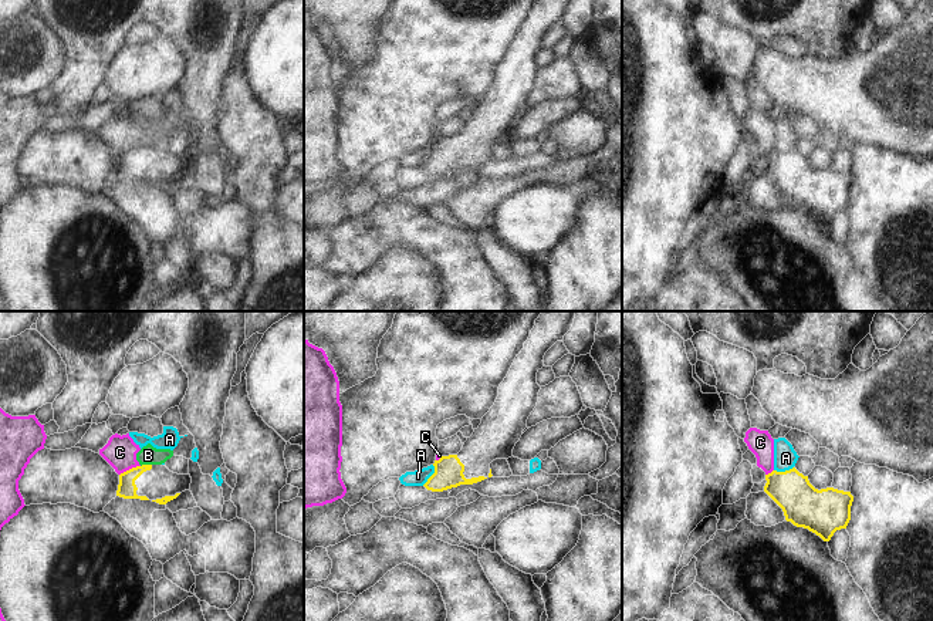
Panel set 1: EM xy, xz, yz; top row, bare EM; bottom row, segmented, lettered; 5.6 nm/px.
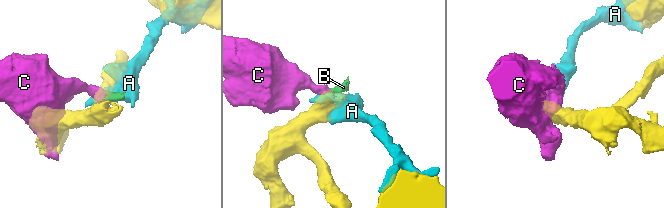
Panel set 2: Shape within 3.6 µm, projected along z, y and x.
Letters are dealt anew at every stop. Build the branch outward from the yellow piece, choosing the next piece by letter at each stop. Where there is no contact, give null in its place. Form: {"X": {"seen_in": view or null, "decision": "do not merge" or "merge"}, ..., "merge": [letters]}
{"A": {"seen_in": "xz", "decision": "do not merge"}, "B": {"seen_in": "xy", "decision": "do not merge"}, "C": {"seen_in": "xy", "decision": "do not merge"}, "merge": []}

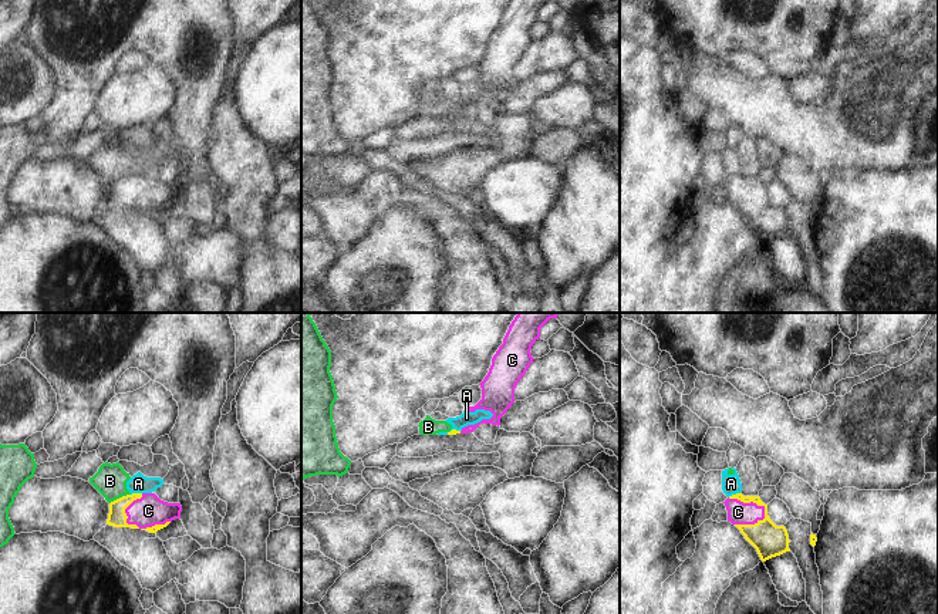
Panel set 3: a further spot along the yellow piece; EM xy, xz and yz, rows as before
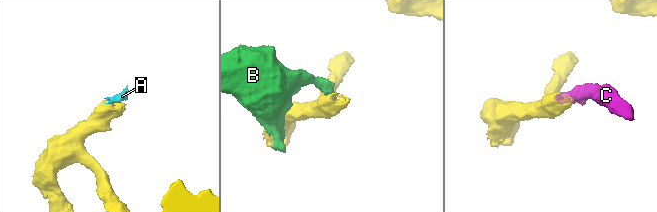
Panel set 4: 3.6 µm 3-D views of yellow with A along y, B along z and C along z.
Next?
{"A": {"seen_in": "yz", "decision": "do not merge"}, "B": {"seen_in": "xy", "decision": "do not merge"}, "C": {"seen_in": "yz", "decision": "merge"}, "merge": ["C"]}

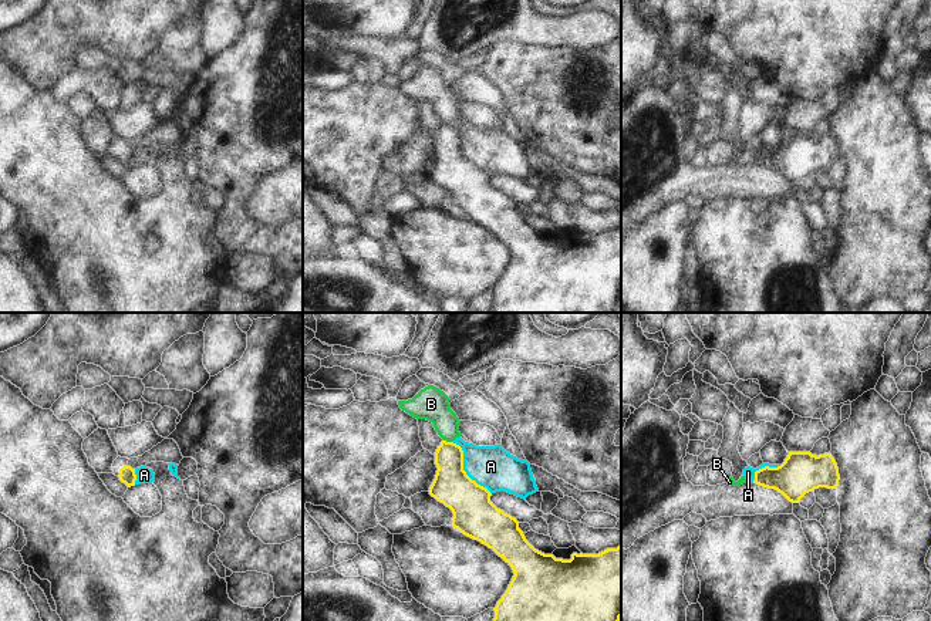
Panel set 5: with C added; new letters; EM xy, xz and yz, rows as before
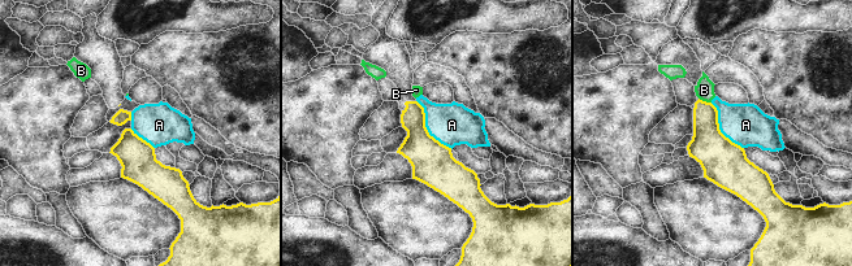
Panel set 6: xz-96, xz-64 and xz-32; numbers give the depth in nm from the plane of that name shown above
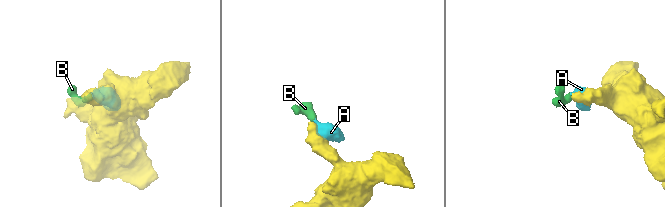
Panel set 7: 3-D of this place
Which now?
{"A": {"seen_in": "xz", "decision": "do not merge"}, "B": {"seen_in": "xz", "decision": "do not merge"}, "merge": []}

